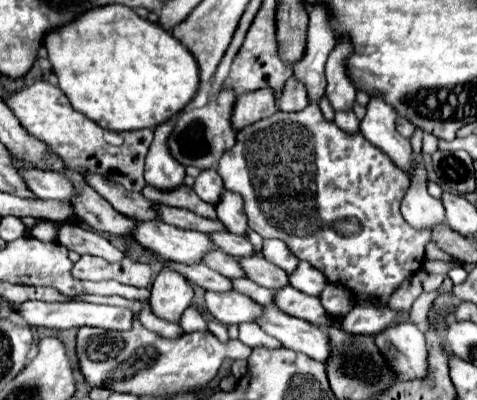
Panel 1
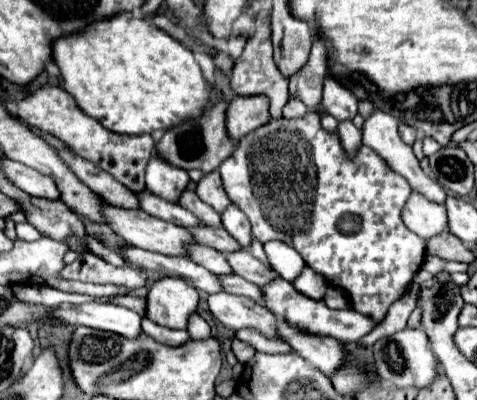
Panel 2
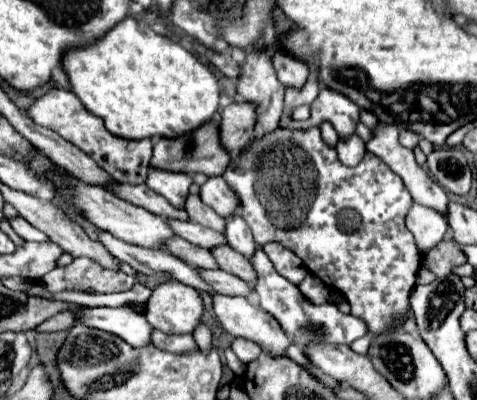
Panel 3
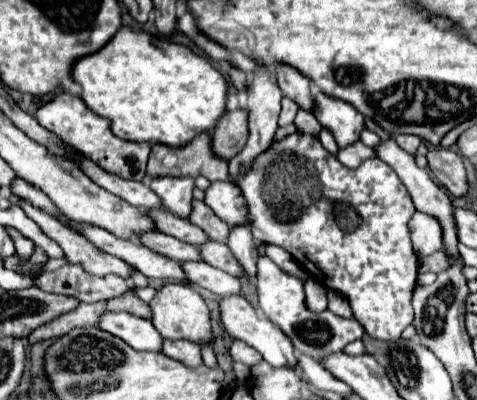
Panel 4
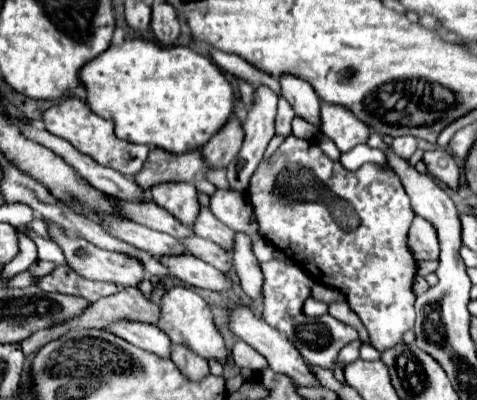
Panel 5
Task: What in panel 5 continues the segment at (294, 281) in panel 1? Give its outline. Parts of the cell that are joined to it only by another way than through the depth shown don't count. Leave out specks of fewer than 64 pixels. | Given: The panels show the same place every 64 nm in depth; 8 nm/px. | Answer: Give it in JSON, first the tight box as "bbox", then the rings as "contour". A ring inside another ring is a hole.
{"bbox":[304,296,328,316],"contour":[[[308,296],[308,300],[304,302],[304,314],[308,314],[308,316],[322,316],[324,312],[328,312],[328,304],[316,300],[314,296]]]}

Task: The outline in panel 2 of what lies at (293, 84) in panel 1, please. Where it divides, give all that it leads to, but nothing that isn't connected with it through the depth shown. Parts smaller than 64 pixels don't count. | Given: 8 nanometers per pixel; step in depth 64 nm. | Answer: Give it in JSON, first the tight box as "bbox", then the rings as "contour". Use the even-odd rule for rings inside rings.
{"bbox":[282,96,308,118],"contour":[[[290,96],[288,98],[288,102],[286,102],[286,106],[284,106],[284,110],[282,110],[282,114],[284,116],[288,116],[288,118],[296,118],[296,116],[304,116],[308,112],[308,108],[304,106],[304,102],[298,98],[294,98],[294,96]]]}

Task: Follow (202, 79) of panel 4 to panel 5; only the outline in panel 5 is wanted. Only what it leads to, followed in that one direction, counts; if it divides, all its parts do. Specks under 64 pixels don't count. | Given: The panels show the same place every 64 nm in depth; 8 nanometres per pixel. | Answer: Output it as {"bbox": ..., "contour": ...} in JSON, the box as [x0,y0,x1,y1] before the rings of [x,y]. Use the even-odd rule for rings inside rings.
{"bbox":[78,38,232,154],"contour":[[[146,38],[110,44],[78,72],[90,110],[114,122],[118,138],[174,154],[202,148],[232,114],[232,86],[218,66],[186,46],[160,46]]]}

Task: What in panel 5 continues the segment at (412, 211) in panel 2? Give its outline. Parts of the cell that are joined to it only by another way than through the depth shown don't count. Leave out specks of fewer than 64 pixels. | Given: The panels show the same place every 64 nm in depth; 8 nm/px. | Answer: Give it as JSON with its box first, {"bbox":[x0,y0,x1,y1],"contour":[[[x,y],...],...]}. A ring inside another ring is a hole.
{"bbox":[408,216,440,260],"contour":[[[414,216],[414,222],[410,226],[408,244],[410,244],[410,250],[416,256],[416,260],[438,260],[440,244],[438,244],[436,228],[422,216]]]}

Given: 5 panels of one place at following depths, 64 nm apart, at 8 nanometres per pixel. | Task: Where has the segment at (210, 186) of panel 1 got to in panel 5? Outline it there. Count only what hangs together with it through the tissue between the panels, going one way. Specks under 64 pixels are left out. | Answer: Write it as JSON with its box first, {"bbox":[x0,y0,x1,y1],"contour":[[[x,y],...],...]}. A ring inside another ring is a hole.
{"bbox":[210,190,256,234],"contour":[[[216,190],[210,196],[210,210],[218,220],[222,220],[234,232],[256,234],[256,222],[252,216],[252,206],[244,192],[238,190]]]}

